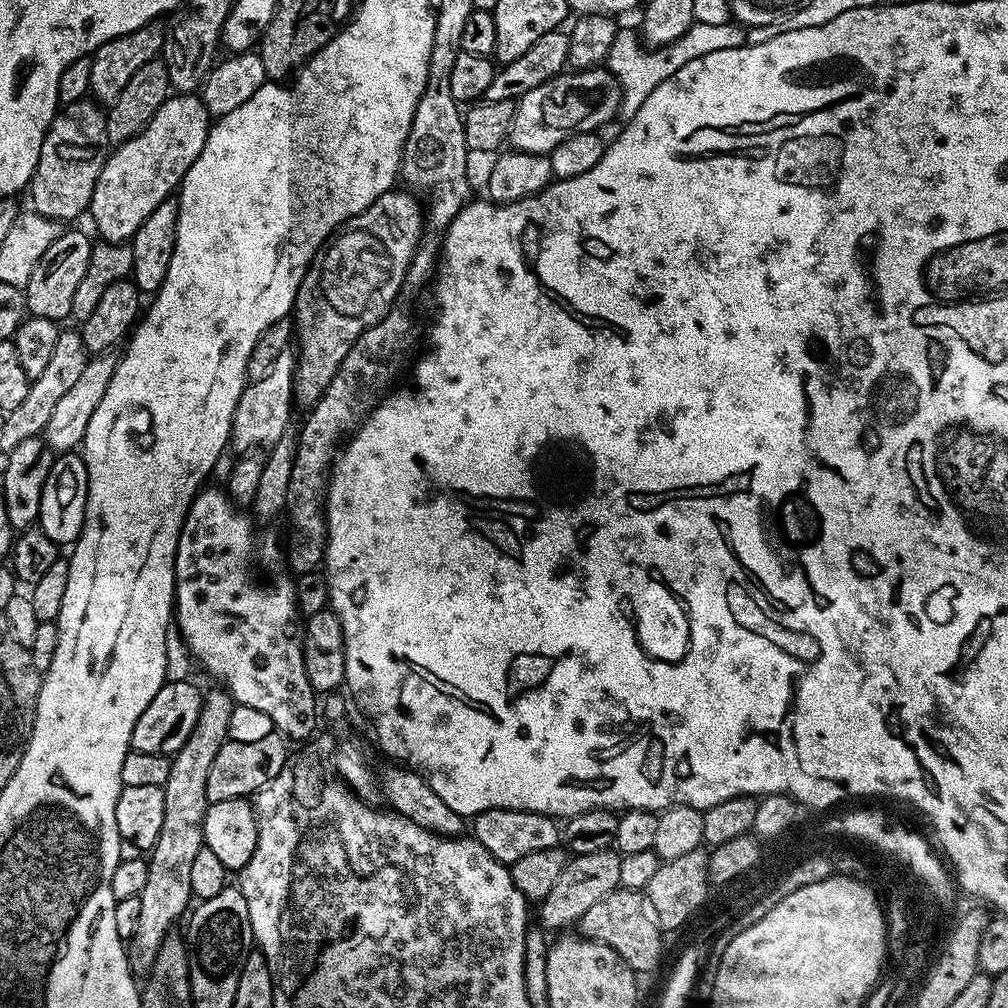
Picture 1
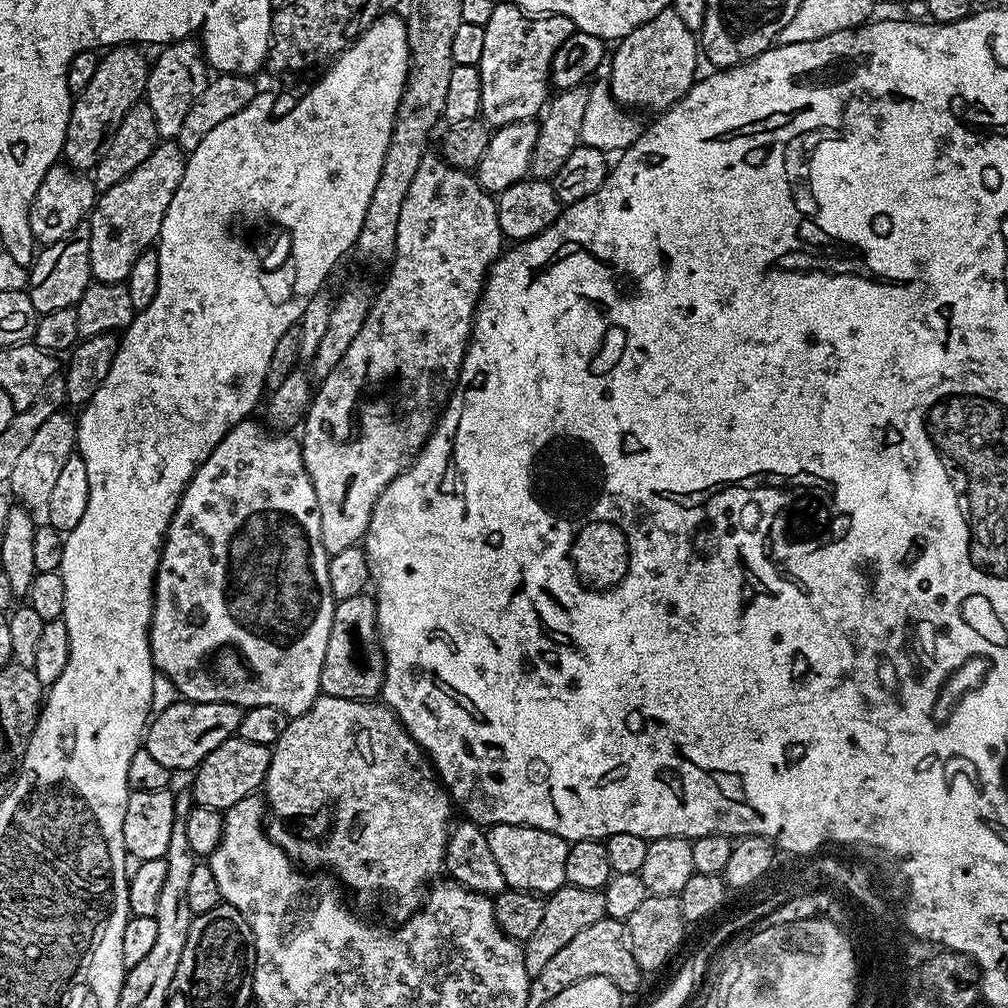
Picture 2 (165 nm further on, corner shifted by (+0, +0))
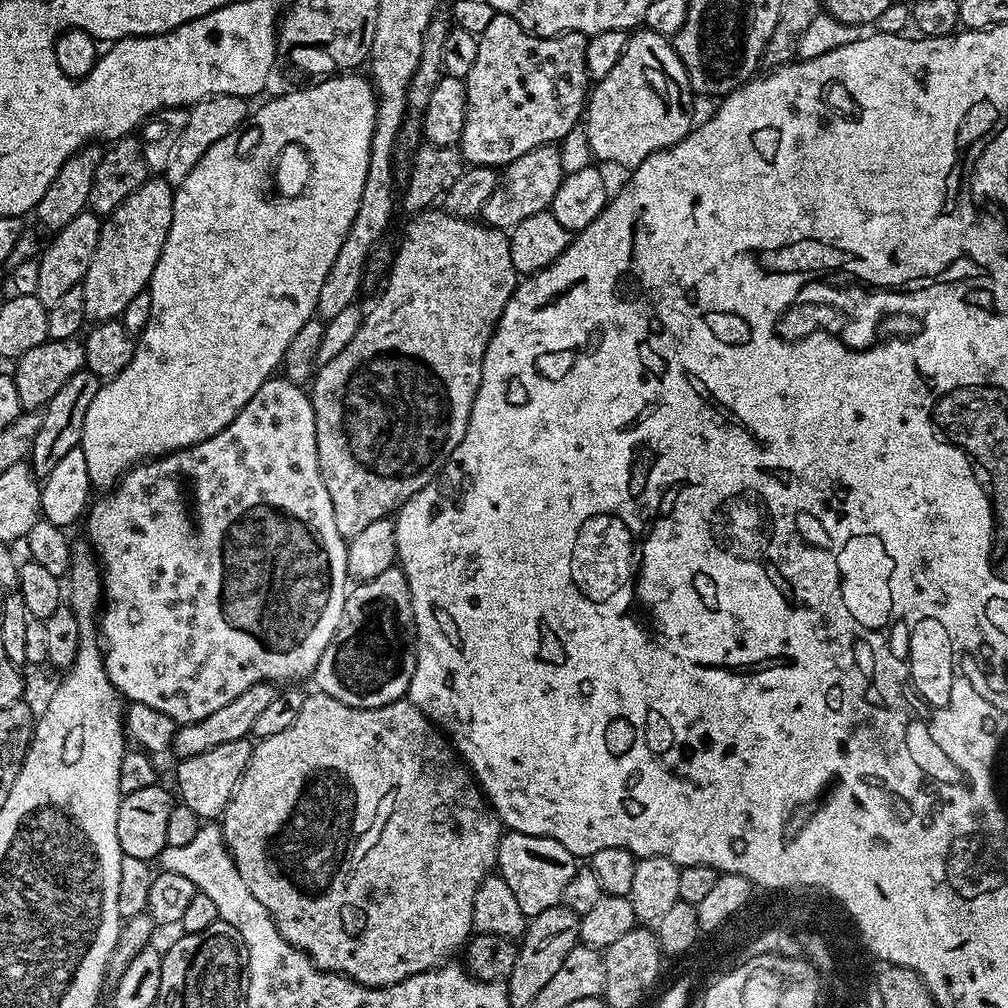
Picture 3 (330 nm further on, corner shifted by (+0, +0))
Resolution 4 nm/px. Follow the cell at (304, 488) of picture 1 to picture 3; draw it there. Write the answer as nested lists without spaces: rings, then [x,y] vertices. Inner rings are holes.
[[[443,210],[418,212],[409,220],[412,221],[404,228],[400,249],[397,250],[396,257],[391,257],[390,271],[386,276],[388,285],[385,286],[384,293],[377,298],[376,305],[372,309],[367,309],[358,334],[350,338],[346,350],[342,350],[338,358],[319,365],[310,384],[318,446],[318,466],[322,474],[322,482],[326,482],[326,490],[330,493],[330,502],[334,502],[334,523],[338,526],[338,534],[342,534],[345,541],[352,540],[354,534],[366,530],[370,522],[391,517],[401,504],[414,494],[418,494],[422,486],[426,486],[436,477],[440,468],[458,446],[458,442],[462,442],[466,434],[466,426],[470,422],[470,410],[474,406],[474,398],[482,382],[482,362],[486,354],[486,346],[494,334],[497,322],[502,318],[502,310],[506,302],[510,302],[518,283],[514,262],[510,262],[509,233],[505,229],[492,228],[476,218],[452,216]]]

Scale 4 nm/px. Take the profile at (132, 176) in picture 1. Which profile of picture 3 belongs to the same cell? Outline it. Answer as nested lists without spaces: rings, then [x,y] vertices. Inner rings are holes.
[[[150,178],[101,223],[94,258],[79,285],[82,299],[86,301],[86,317],[89,321],[123,317],[131,300],[146,291],[170,234],[173,218],[173,185],[163,178]]]

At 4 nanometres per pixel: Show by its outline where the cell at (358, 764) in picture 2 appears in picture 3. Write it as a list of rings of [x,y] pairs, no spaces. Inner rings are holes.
[[[317,691],[315,695],[305,695],[302,710],[298,710],[298,718],[294,718],[294,726],[289,726],[287,730],[282,730],[265,740],[255,741],[250,762],[246,766],[246,770],[242,774],[242,778],[238,782],[238,786],[234,790],[222,817],[224,844],[228,847],[228,853],[232,856],[232,861],[238,866],[238,874],[242,874],[242,882],[246,882],[250,894],[254,894],[254,898],[258,898],[258,902],[262,902],[262,906],[266,906],[266,910],[274,918],[282,938],[286,938],[286,942],[291,948],[296,948],[299,952],[305,952],[321,972],[337,972],[339,976],[348,976],[354,982],[365,984],[368,988],[385,988],[391,984],[408,980],[411,976],[431,972],[449,963],[455,957],[452,955],[459,948],[461,951],[467,945],[474,932],[472,926],[474,894],[480,883],[496,868],[496,855],[500,845],[502,825],[500,817],[492,811],[491,804],[488,803],[484,793],[481,792],[480,785],[476,783],[476,778],[472,775],[468,765],[460,759],[456,749],[452,747],[444,733],[428,719],[426,714],[422,714],[422,710],[418,710],[418,706],[414,706],[407,698],[377,708],[355,708],[354,706],[346,706],[346,702],[338,702],[338,698],[330,698],[321,691]]]

